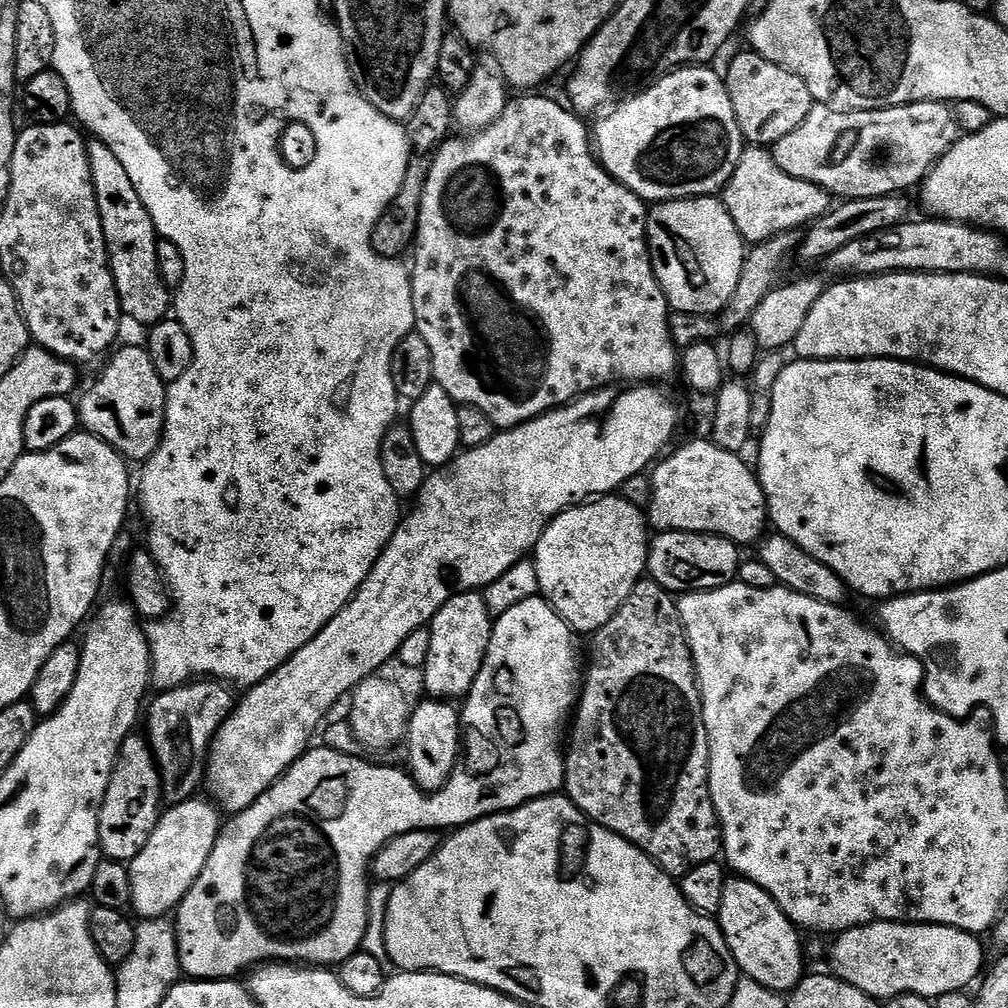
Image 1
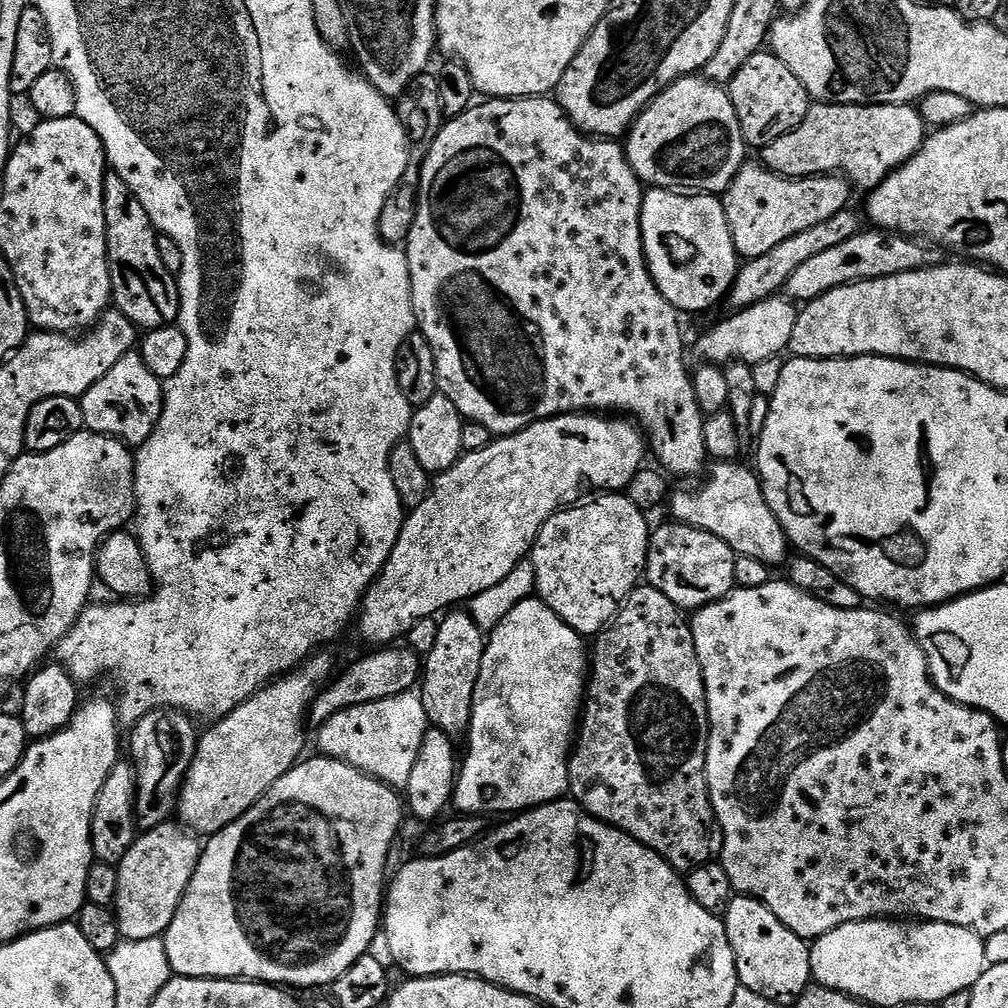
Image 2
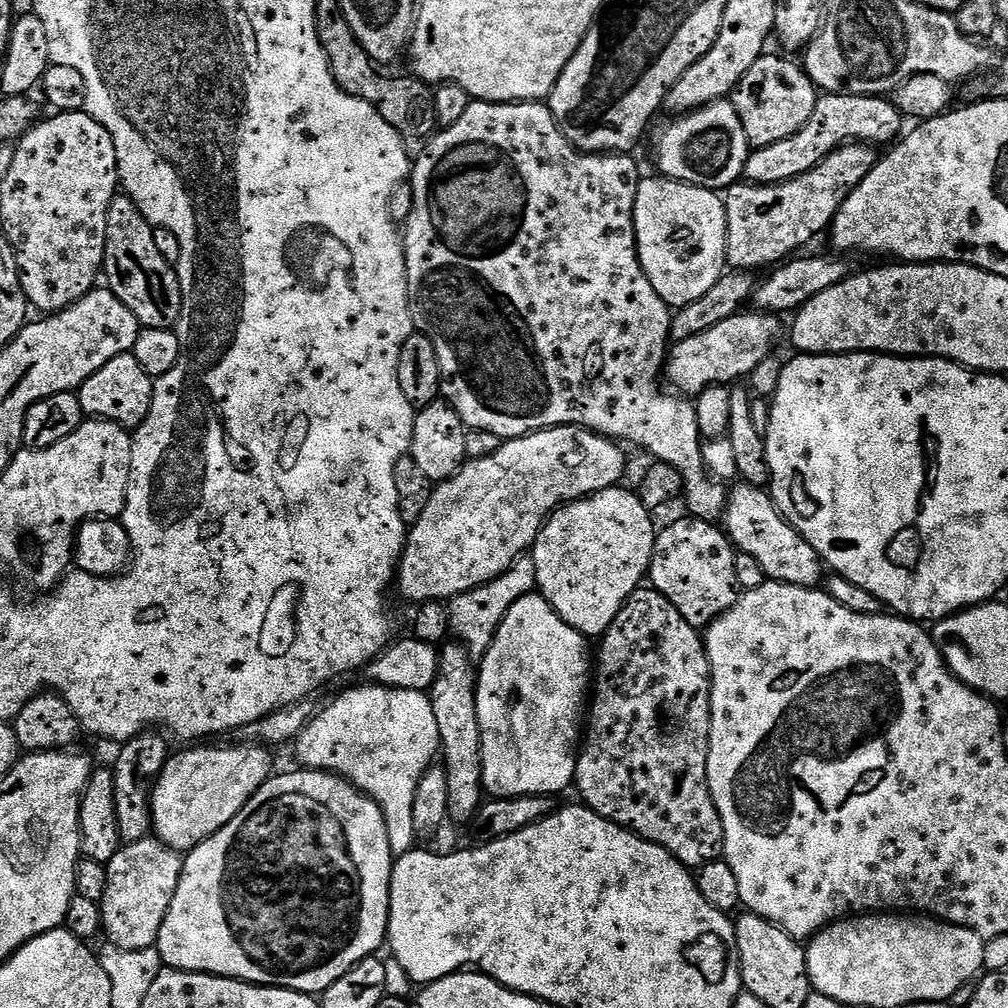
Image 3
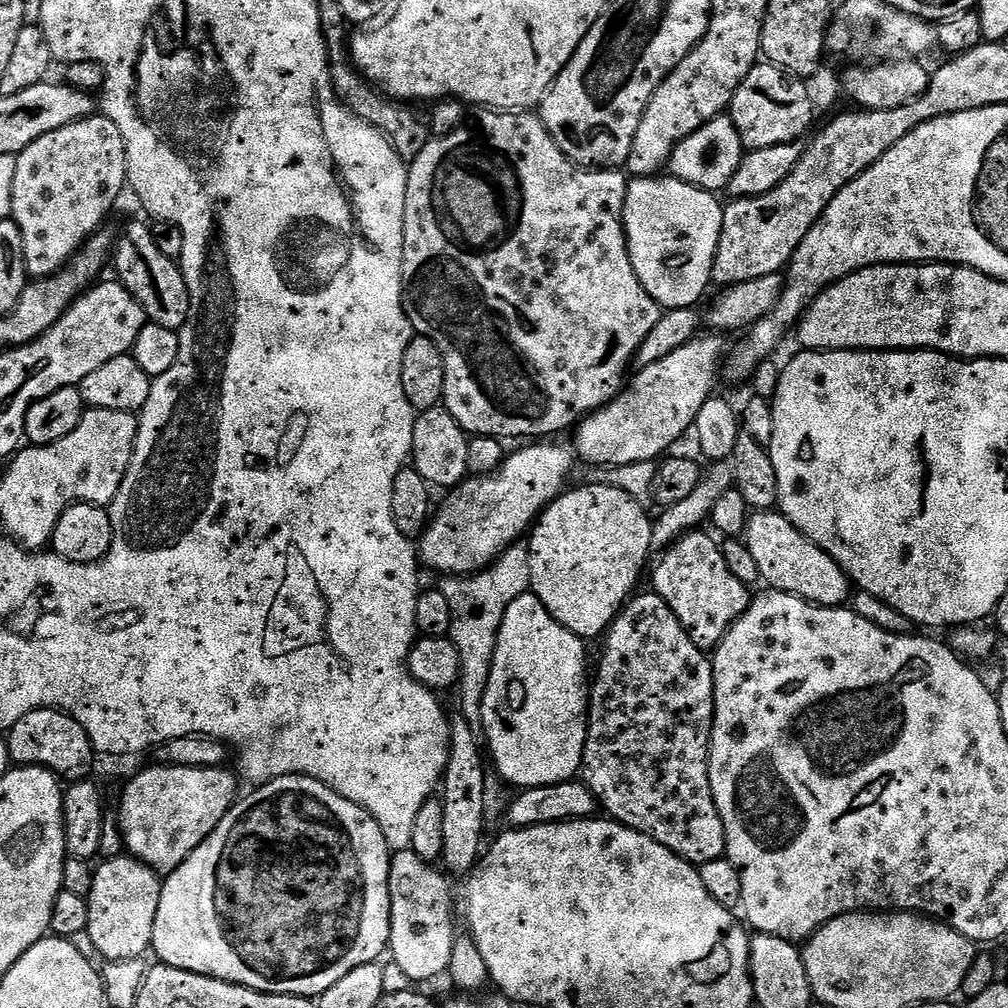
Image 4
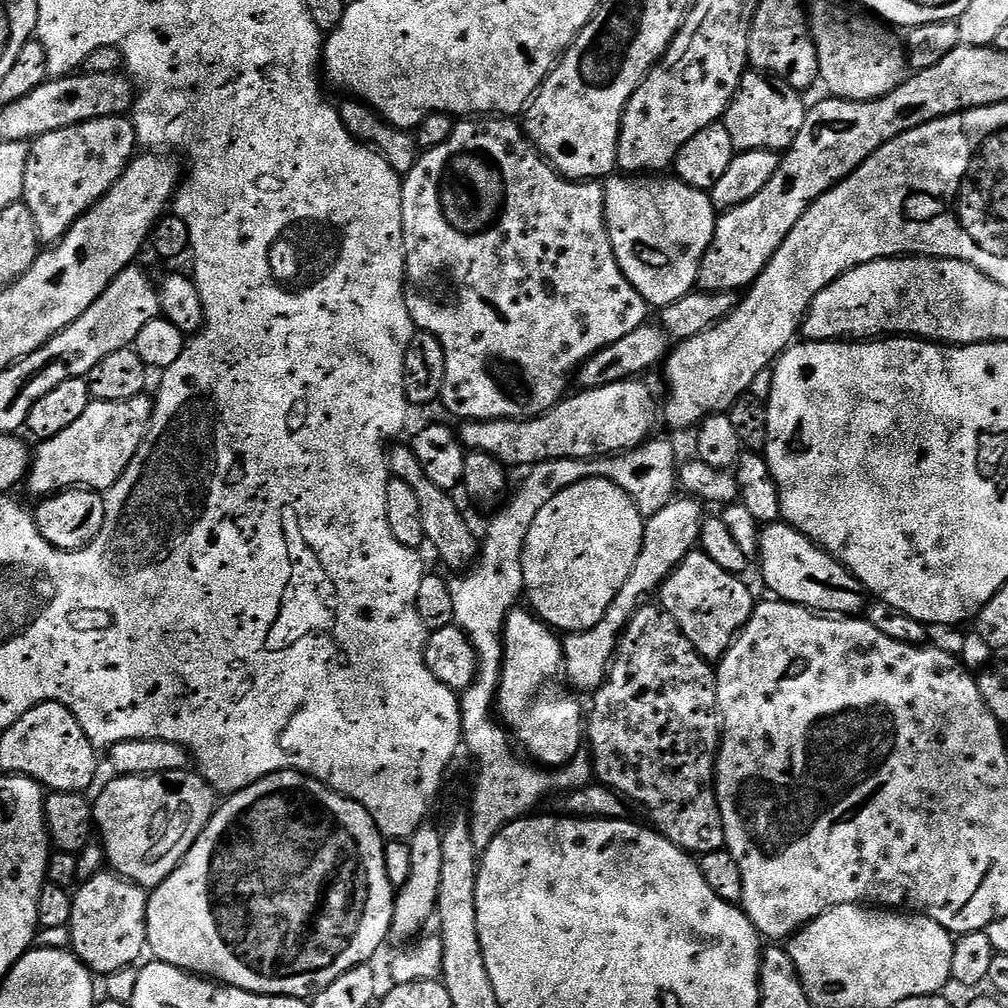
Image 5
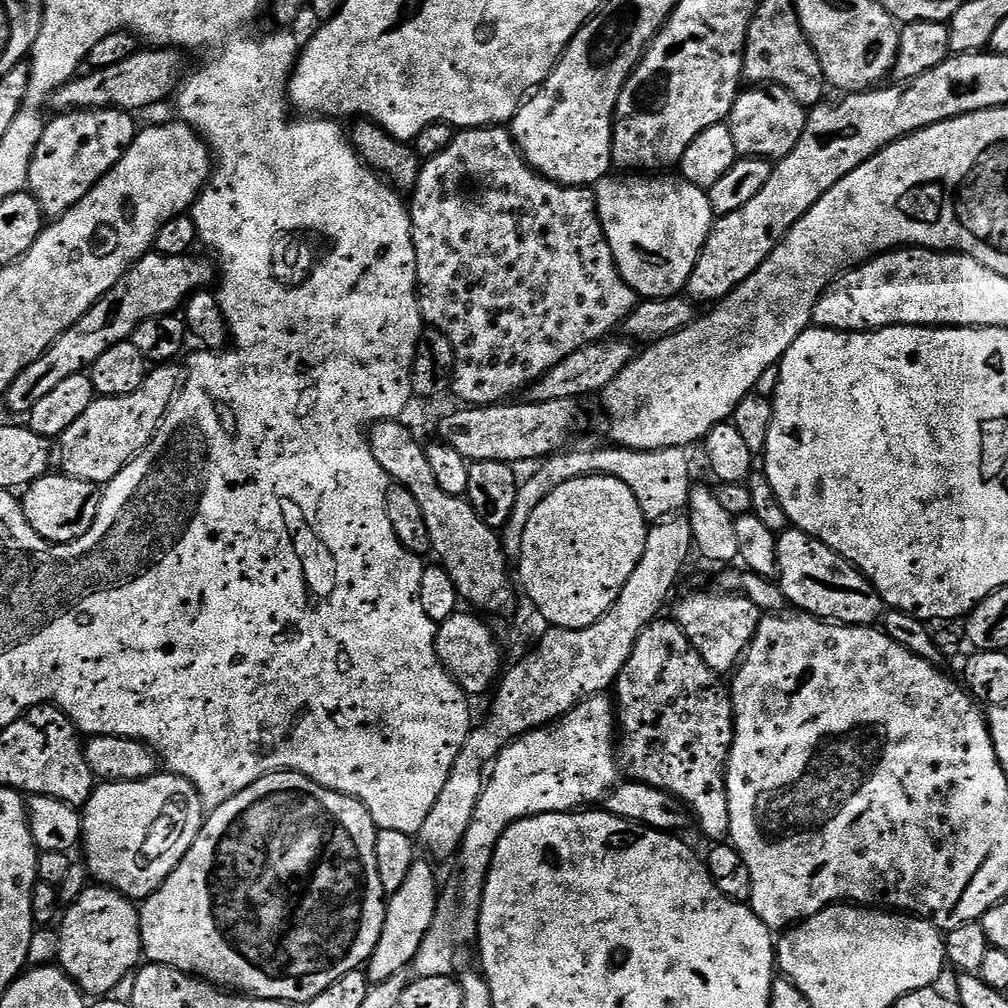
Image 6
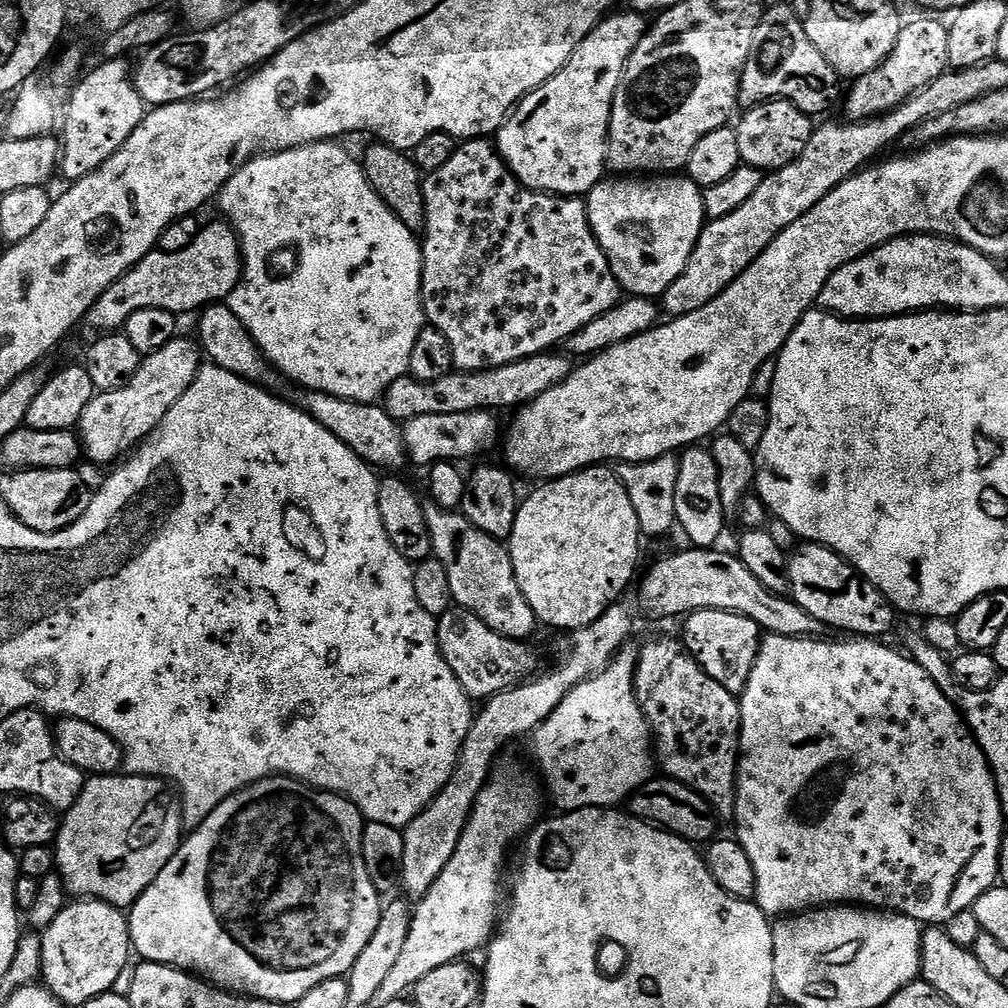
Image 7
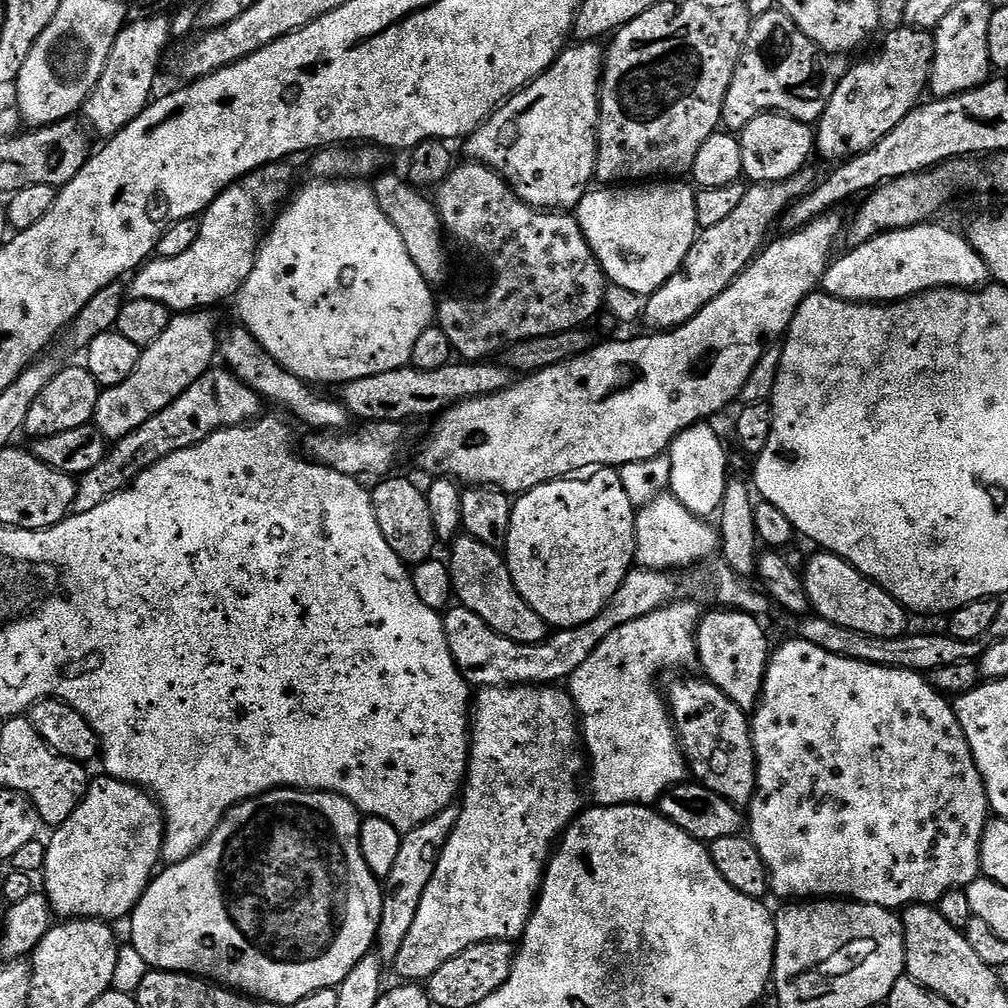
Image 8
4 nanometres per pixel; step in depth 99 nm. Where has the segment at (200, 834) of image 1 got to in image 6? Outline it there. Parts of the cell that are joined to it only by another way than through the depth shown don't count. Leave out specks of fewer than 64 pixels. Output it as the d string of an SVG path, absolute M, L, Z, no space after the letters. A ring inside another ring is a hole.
M88 886L77 900L67 905L66 912L64 921L62 916L58 924L58 966L89 997L104 998L115 993L118 982L142 960L139 907L114 888Z

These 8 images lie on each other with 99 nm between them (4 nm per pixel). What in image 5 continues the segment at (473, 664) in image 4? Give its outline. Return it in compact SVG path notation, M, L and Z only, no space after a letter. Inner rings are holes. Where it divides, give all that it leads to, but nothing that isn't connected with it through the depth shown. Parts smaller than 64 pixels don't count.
M554 458L531 465L526 472L528 477L521 482L516 493L511 493L512 501L510 496L507 503L499 509L501 512L493 518L492 525L488 528L488 537L483 537L482 559L467 574L451 577L450 594L454 594L454 622L472 637L472 642L476 645L478 672L481 677L497 675L498 665L502 660L502 625L508 619L509 612L517 607L516 599L519 596L521 599L524 592L522 554L526 546L526 534L530 534L530 526L534 526L534 518L538 518L542 506L546 506L546 502L550 502L554 494L571 486L574 460Z

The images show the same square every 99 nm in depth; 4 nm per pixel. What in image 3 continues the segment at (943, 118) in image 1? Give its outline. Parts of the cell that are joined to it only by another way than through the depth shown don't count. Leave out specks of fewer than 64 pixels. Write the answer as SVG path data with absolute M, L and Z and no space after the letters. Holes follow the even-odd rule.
M821 95L814 106L814 114L810 114L810 122L806 122L802 130L798 130L790 138L782 138L782 142L749 151L743 179L757 186L785 184L821 164L842 144L863 142L873 146L891 145L901 135L900 123L900 109L891 99L883 96Z

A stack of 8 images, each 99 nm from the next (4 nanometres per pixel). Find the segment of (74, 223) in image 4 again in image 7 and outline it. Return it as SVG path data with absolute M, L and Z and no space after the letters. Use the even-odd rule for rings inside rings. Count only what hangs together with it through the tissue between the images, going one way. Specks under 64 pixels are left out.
M124 58L105 59L103 63L75 85L77 88L73 90L68 105L64 110L62 108L64 136L62 135L58 172L68 182L81 180L90 173L97 172L128 141L130 134L138 130L146 115L146 105L136 89L130 64L128 68L129 61Z

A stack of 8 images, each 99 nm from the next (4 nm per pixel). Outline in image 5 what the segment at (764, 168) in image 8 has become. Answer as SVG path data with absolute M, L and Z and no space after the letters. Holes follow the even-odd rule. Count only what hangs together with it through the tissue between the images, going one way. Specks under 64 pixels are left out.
M755 70L745 71L740 89L722 117L726 130L730 130L730 142L734 142L736 151L770 150L783 153L788 149L794 138L798 138L806 115L806 104L796 96L799 95L795 91L773 82L767 75Z

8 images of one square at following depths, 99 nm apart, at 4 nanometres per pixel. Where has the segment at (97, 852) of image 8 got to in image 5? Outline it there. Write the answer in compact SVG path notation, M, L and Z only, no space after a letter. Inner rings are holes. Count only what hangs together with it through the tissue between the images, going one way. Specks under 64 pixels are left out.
M196 770L161 772L159 776L116 776L94 796L92 819L104 850L107 867L117 876L125 876L141 888L151 890L159 886L180 865L217 807L216 789Z

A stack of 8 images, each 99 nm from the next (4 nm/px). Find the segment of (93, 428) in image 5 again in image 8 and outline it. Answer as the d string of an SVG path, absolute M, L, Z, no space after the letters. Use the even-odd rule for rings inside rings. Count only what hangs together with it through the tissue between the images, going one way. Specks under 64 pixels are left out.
M208 310L173 315L162 335L141 351L134 374L130 374L126 382L101 391L94 423L105 441L115 442L138 430L142 422L154 418L158 410L166 410L174 398L178 398L213 367L218 356L218 327L212 315Z

